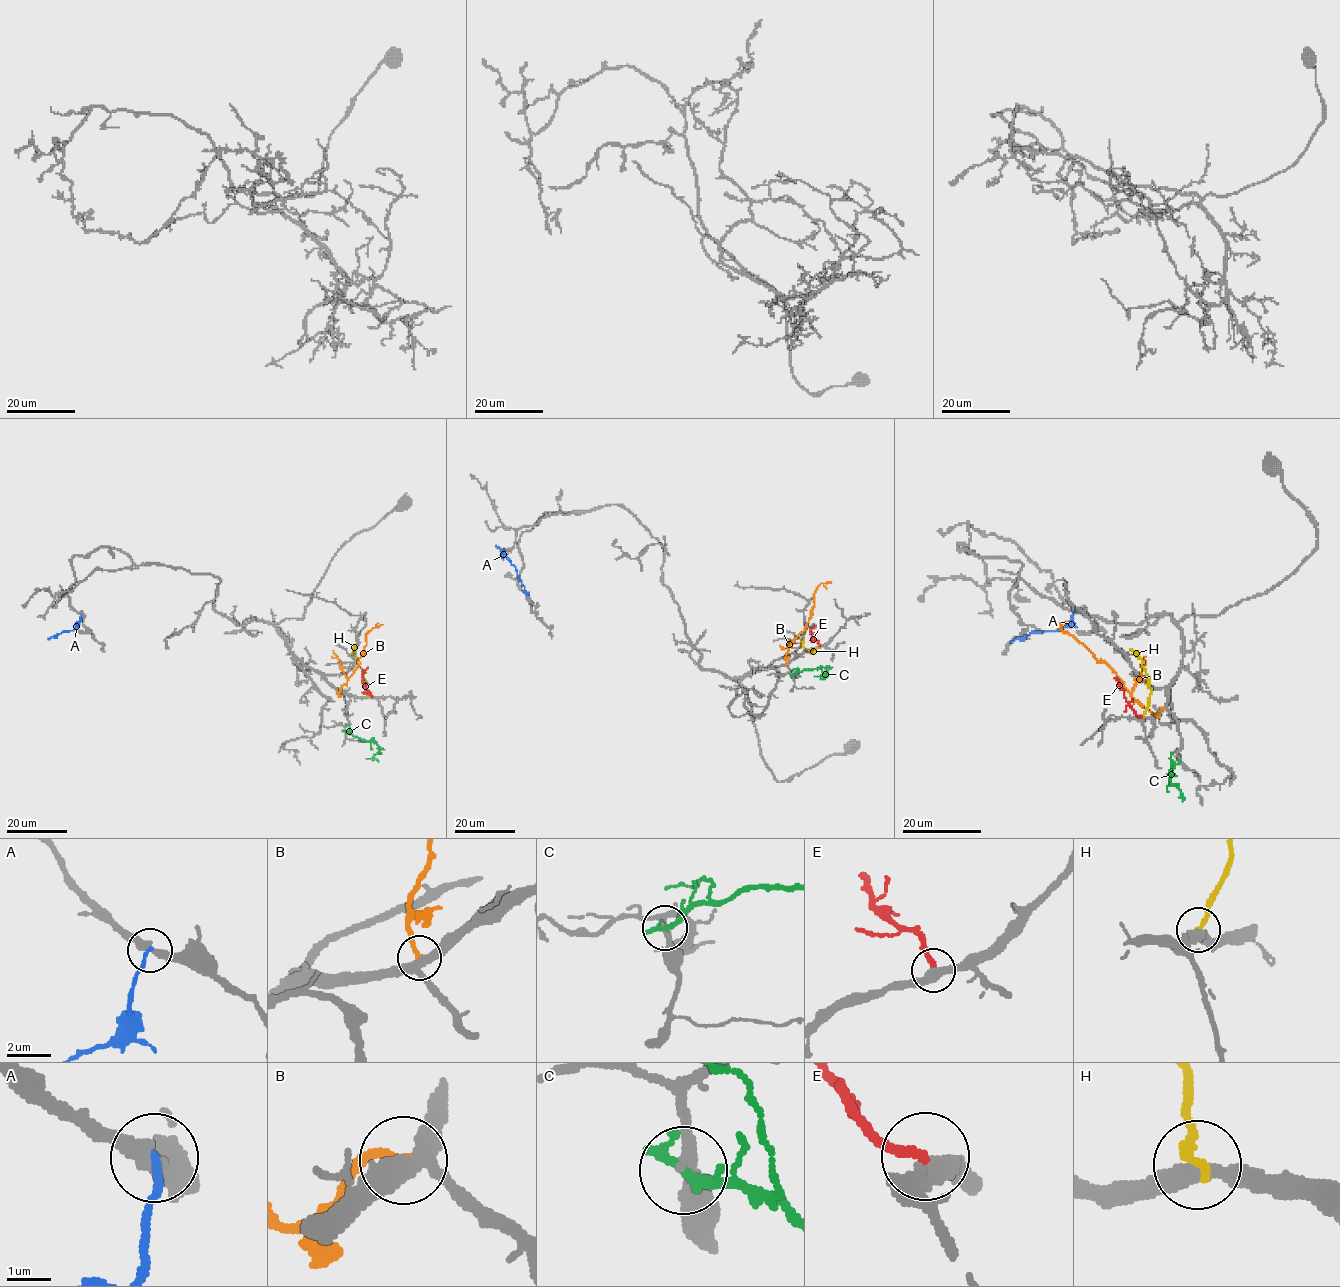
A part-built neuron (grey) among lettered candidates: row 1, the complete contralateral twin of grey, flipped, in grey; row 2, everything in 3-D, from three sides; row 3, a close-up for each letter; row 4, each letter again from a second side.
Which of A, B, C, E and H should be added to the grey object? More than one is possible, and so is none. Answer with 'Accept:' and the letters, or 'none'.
Accept: E

